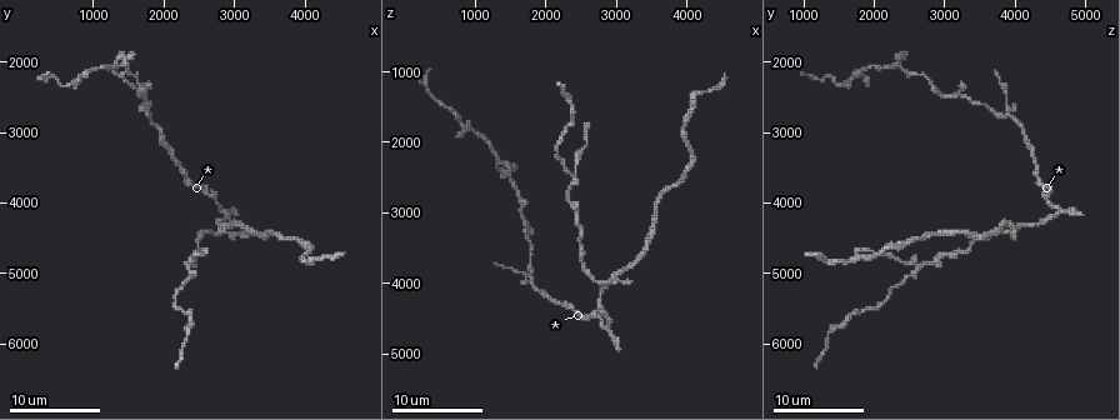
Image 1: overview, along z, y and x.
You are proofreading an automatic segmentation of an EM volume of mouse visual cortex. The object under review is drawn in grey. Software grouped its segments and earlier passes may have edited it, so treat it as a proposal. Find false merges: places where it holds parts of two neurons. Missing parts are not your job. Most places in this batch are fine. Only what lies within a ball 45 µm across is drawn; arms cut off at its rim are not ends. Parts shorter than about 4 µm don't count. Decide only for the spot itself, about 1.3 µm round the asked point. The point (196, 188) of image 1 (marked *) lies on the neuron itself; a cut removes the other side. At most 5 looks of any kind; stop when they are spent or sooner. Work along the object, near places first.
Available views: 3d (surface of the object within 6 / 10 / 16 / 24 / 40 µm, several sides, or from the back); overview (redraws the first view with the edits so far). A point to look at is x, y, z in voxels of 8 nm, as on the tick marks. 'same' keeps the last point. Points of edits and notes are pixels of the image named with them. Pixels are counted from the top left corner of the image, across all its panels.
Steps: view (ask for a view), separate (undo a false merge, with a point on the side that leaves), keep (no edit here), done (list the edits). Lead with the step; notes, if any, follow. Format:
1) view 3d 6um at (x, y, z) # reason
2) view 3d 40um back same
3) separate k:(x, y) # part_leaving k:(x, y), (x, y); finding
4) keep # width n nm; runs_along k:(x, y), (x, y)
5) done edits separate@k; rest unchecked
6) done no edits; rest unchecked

view 3d 10um at (2300, 4950, 2600) # looks like a crossing

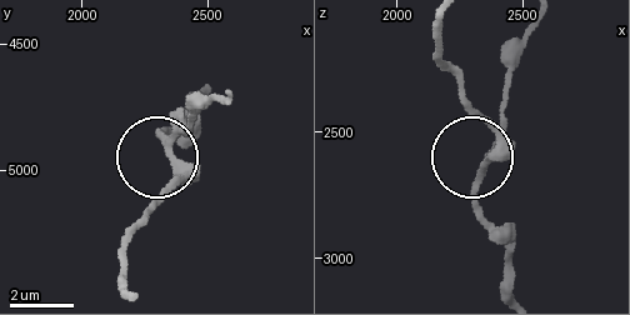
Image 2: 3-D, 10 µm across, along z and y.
keep # side_arm 8 um; runs_along 2:(514, 294), (509, 254), (479, 213), (479, 168), (509, 86); one neuron here

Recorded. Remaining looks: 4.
view 3d 10um at (2850, 4400, 4000) # four or more arms meet

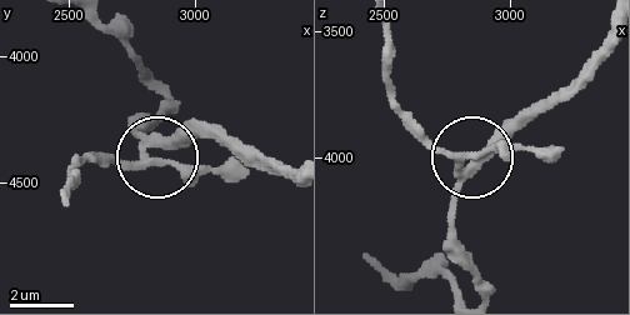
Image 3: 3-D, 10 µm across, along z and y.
separate 3:(185, 134) # width 220 nm; part_leaving 3:(464, 175), (574, 78), (609, 29); a second neuron is stuck on

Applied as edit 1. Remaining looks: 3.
view overview

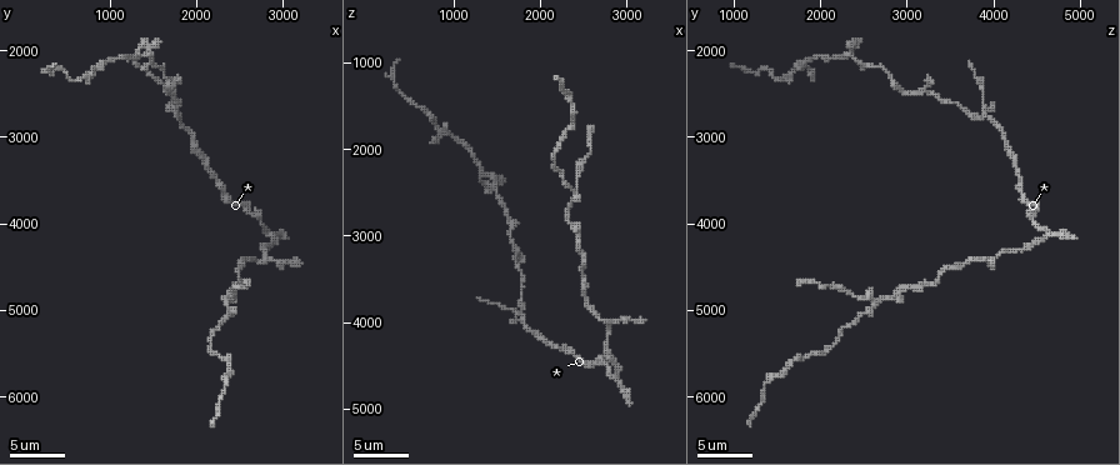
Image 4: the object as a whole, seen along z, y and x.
view 3d 10um at (1800, 2750, 3900) # four or more arms meet

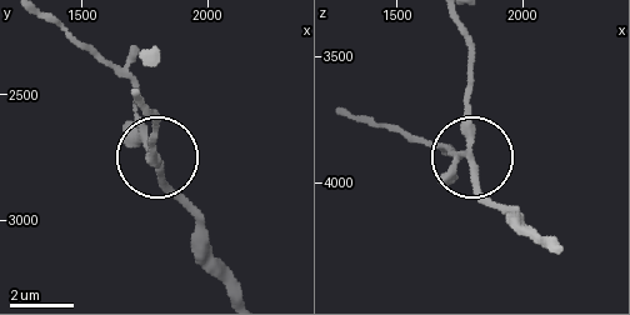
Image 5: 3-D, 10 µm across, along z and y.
view 3d 6um same

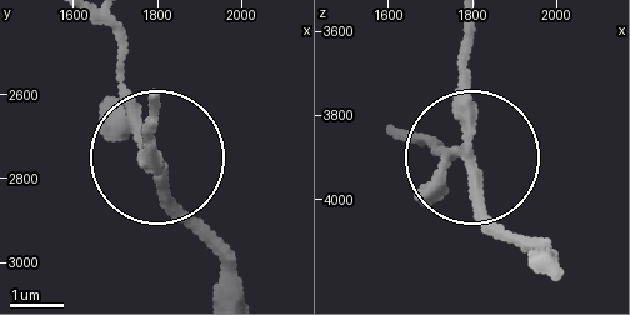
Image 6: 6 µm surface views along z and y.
keep # runs_along 6:(559, 269), (493, 215), (451, 148), (429, 148); continuous, no second neuron

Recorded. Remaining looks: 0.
done edits separate@3; rest unchecked

